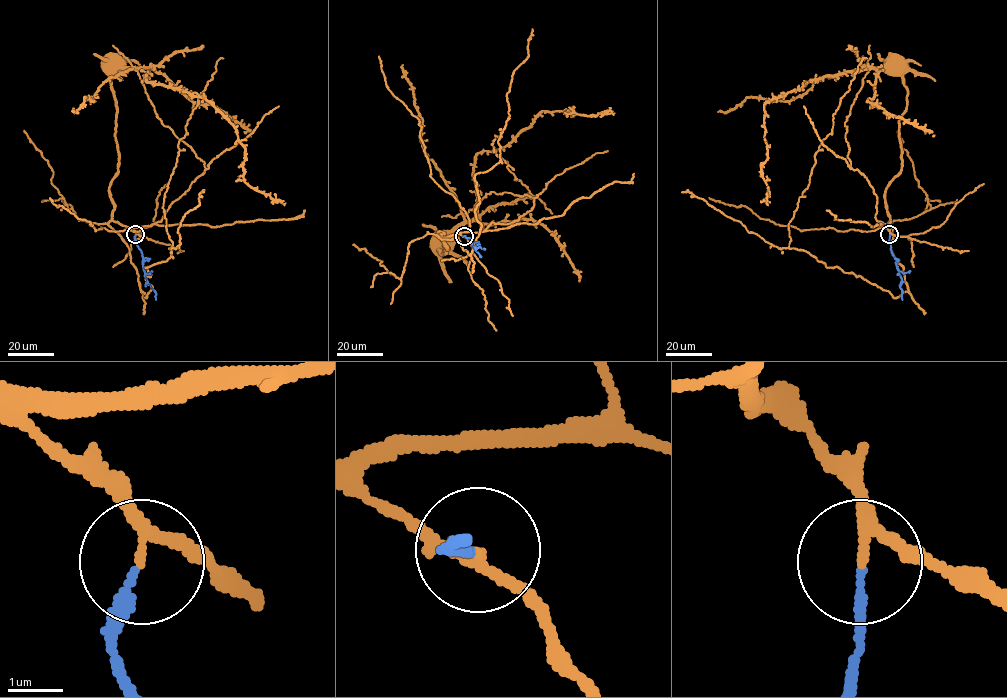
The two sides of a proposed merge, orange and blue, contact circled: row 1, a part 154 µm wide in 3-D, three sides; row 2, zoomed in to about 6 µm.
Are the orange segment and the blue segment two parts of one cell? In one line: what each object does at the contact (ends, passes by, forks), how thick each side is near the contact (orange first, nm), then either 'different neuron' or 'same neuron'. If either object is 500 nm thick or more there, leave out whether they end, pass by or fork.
orange passes by; blue ends there; 180 nm thick on the orange side, 180 nm on the other; different neuron

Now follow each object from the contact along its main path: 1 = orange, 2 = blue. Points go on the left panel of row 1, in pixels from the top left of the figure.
1: (136, 234), (131, 228), (162, 220), (202, 174), (204, 163), (156, 116), (135, 68), (115, 69)
2: (135, 235), (143, 258), (145, 278), (156, 294), (155, 300)

